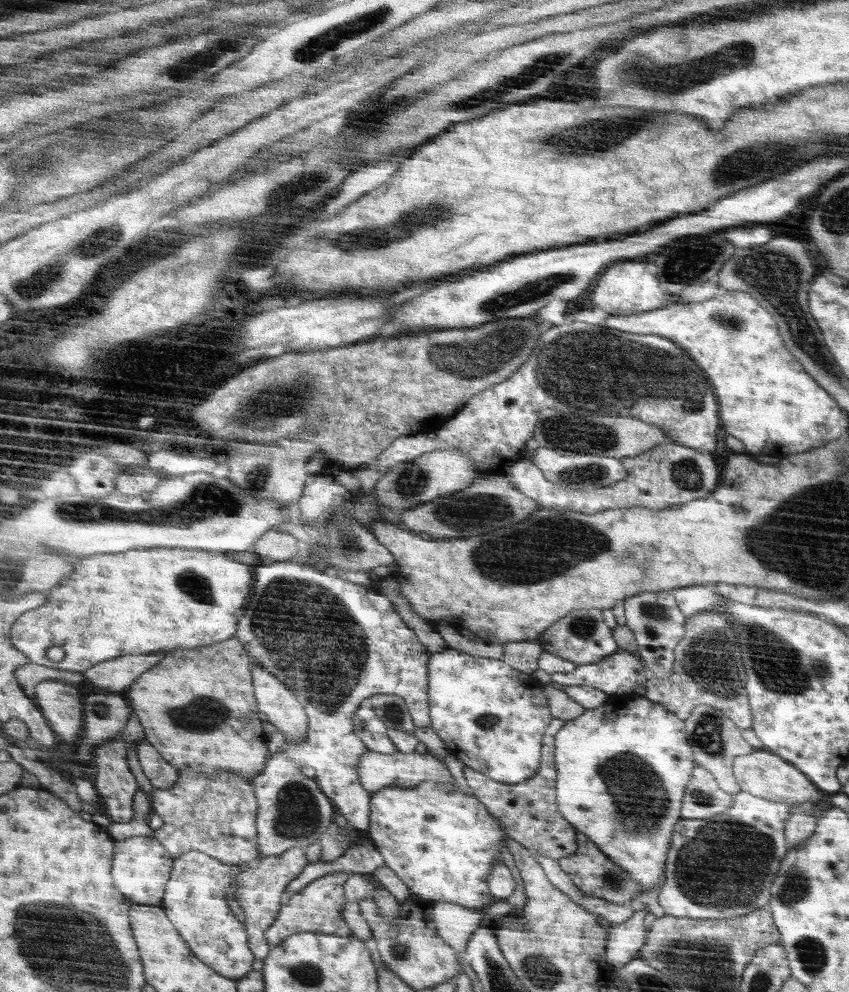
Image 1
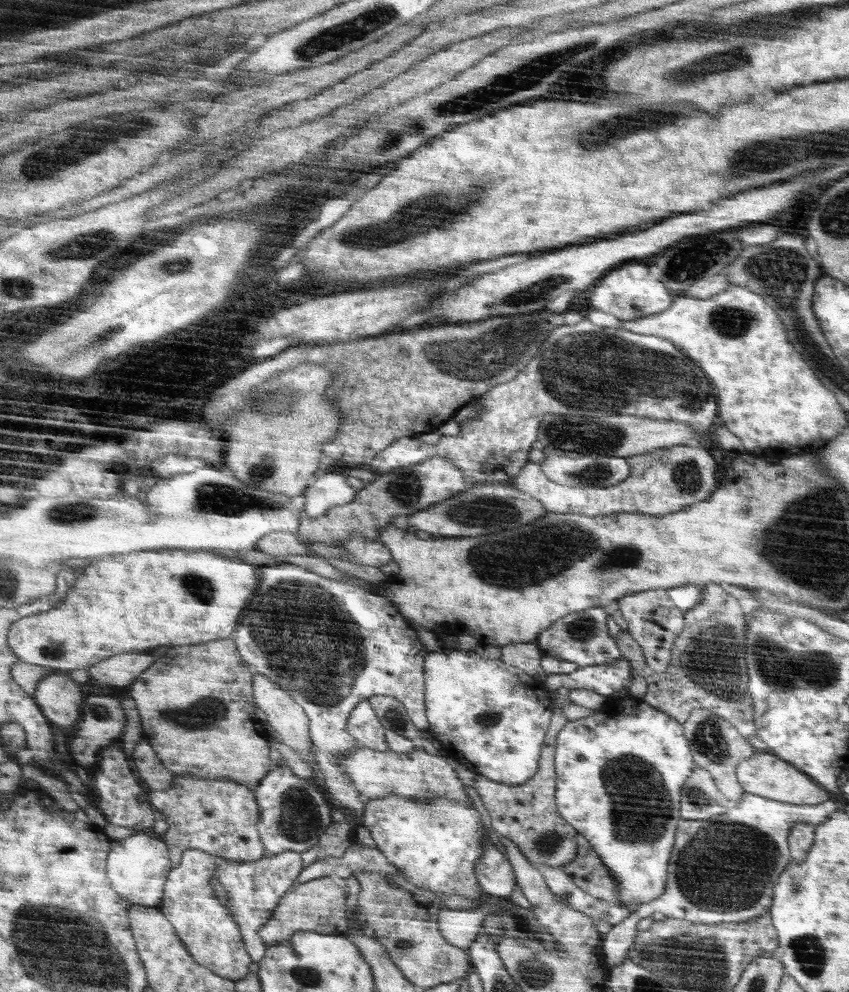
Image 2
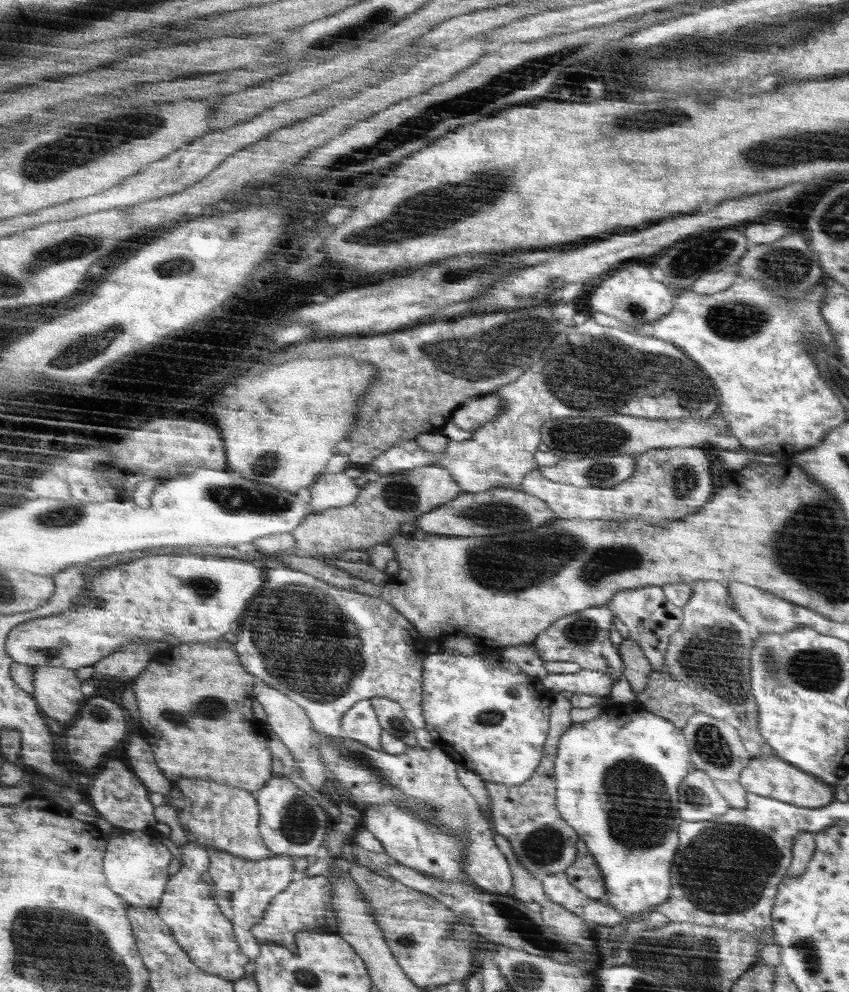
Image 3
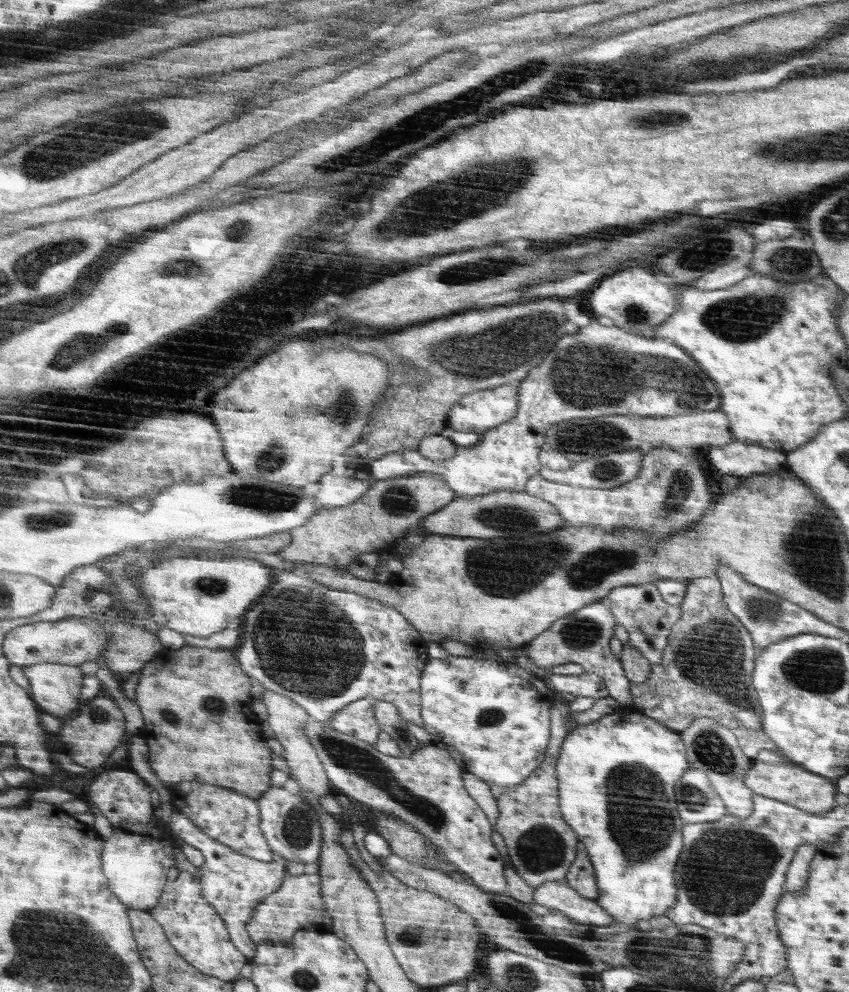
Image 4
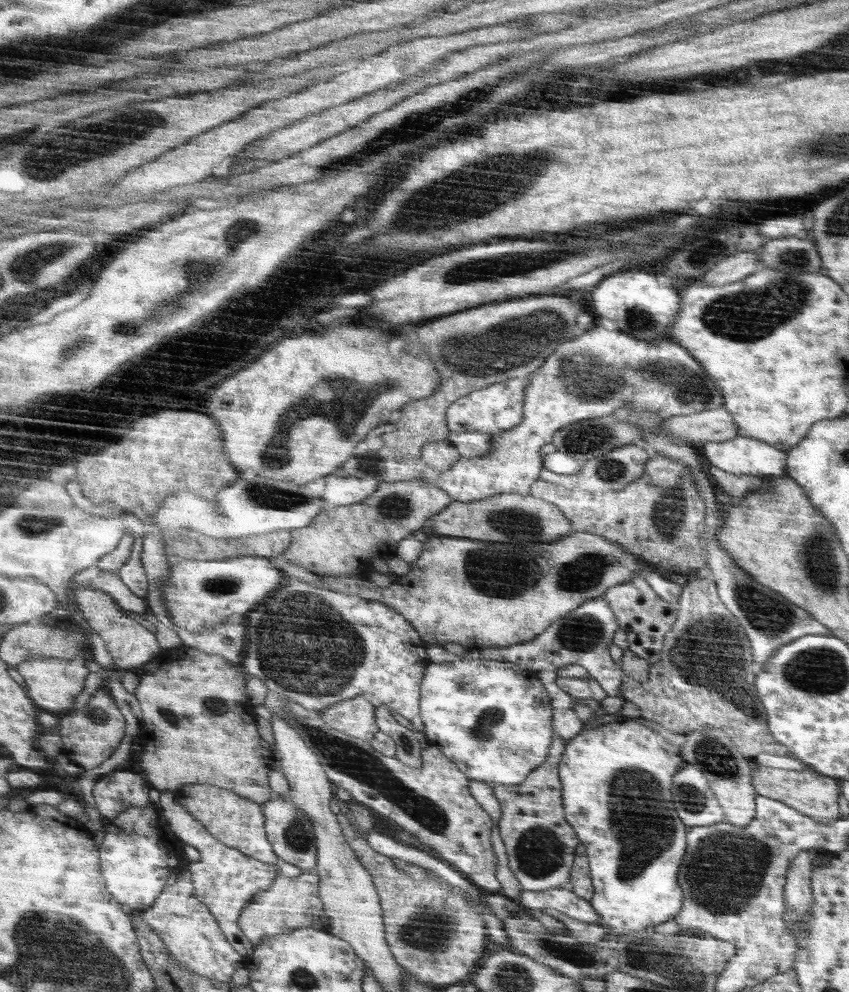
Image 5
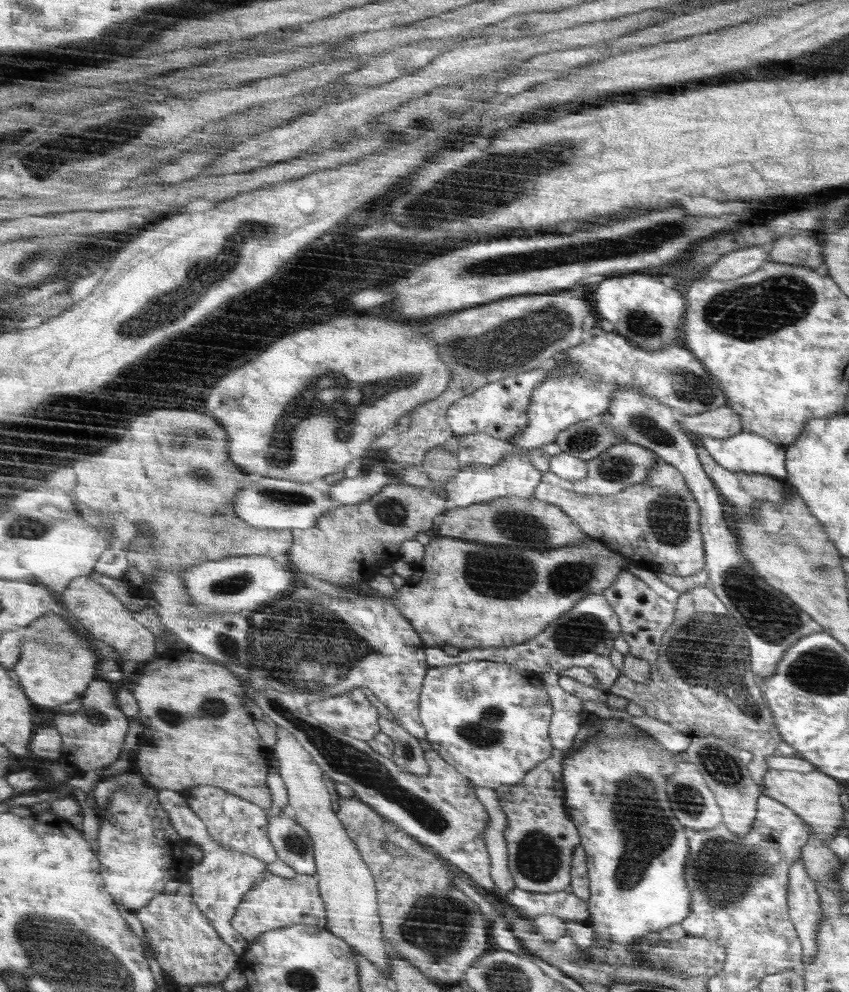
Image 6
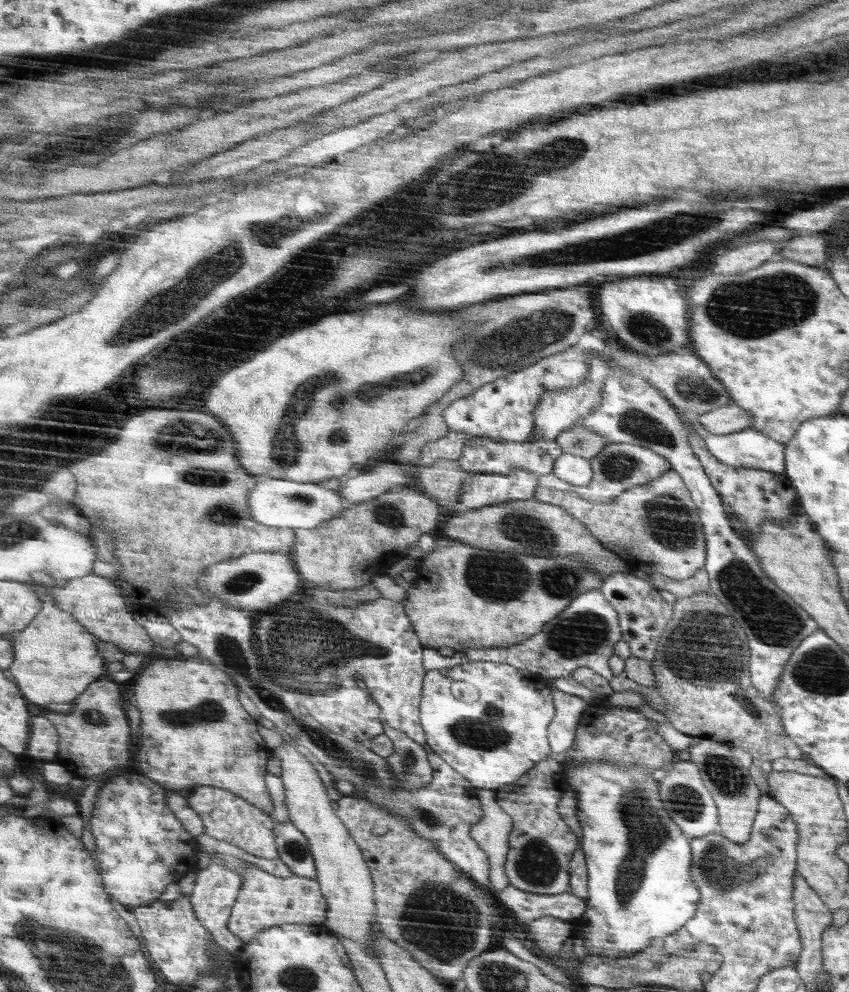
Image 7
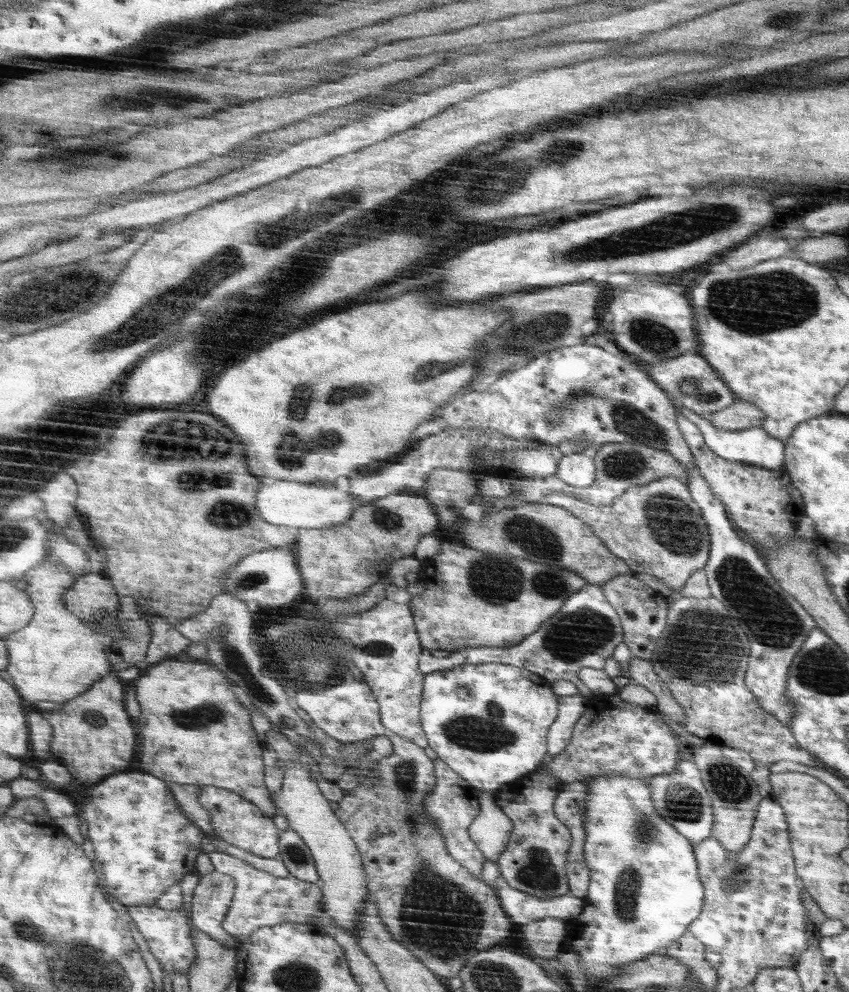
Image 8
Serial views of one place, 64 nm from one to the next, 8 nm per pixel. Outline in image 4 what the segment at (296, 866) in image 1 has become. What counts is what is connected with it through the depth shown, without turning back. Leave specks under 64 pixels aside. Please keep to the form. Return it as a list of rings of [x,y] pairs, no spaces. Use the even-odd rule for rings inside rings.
[[[175,803],[170,807],[174,810],[172,818],[170,818],[172,820],[170,826],[174,834],[179,835],[186,843],[200,848],[206,856],[206,865],[199,868],[202,873],[199,882],[203,894],[226,920],[232,941],[234,945],[238,946],[238,950],[245,957],[254,957],[257,954],[257,944],[250,938],[248,930],[246,930],[246,923],[250,922],[250,915],[254,908],[257,908],[262,900],[277,892],[277,888],[282,885],[282,880],[288,876],[283,859],[270,863],[246,856],[244,853],[238,852],[238,849],[234,849],[214,839],[206,831],[202,831],[202,827],[198,827],[186,813],[182,813],[180,807]]]

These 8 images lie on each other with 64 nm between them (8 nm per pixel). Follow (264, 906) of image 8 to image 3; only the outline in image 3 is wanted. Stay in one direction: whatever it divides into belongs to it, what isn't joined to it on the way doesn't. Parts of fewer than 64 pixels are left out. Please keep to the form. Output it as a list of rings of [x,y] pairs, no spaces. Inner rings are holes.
[[[298,875],[291,881],[281,895],[277,895],[252,929],[252,934],[260,944],[268,942],[288,944],[288,940],[294,940],[295,935],[302,931],[318,933],[337,933],[338,920],[334,910],[331,909],[331,885],[324,876]]]

